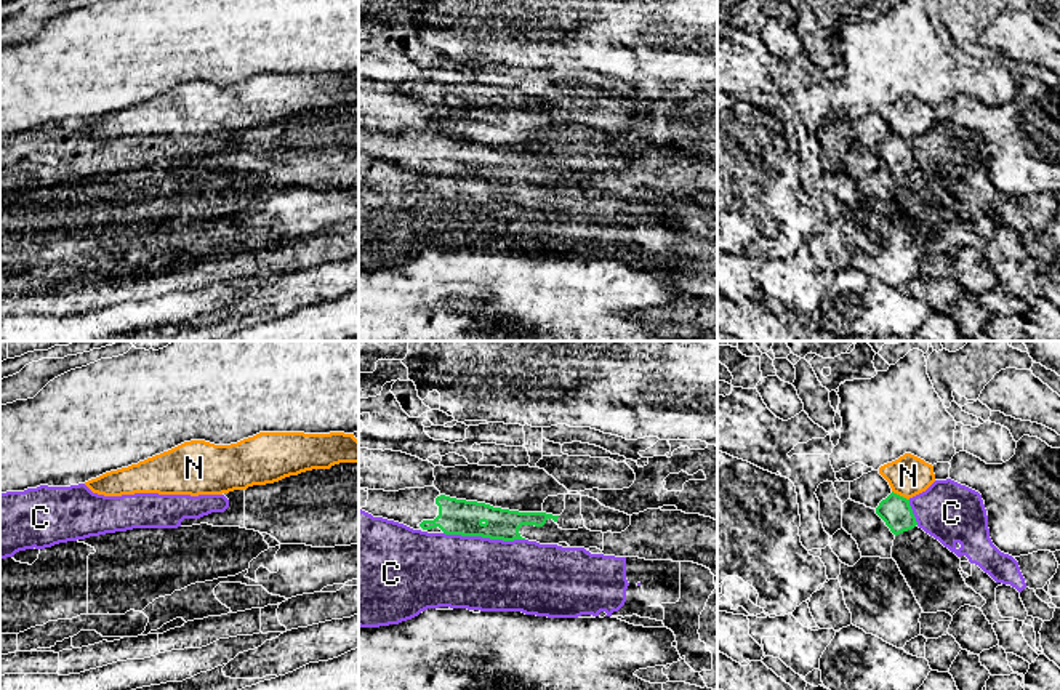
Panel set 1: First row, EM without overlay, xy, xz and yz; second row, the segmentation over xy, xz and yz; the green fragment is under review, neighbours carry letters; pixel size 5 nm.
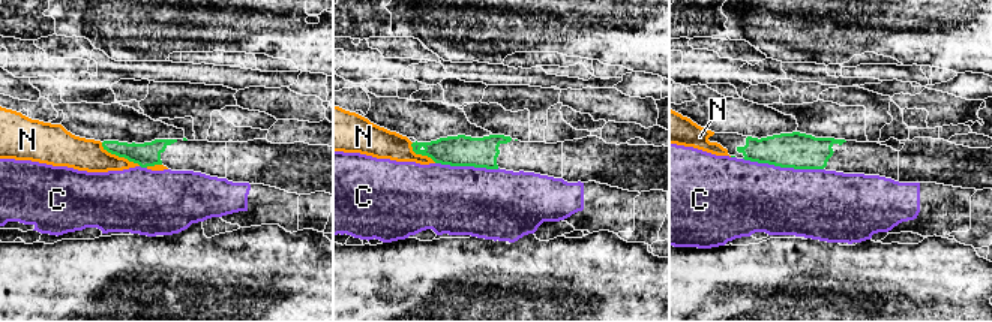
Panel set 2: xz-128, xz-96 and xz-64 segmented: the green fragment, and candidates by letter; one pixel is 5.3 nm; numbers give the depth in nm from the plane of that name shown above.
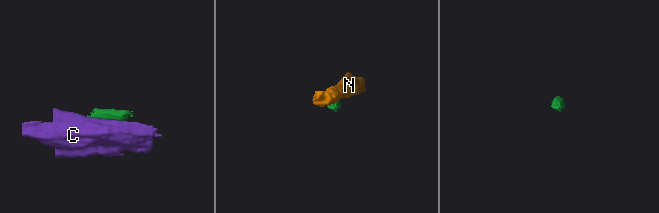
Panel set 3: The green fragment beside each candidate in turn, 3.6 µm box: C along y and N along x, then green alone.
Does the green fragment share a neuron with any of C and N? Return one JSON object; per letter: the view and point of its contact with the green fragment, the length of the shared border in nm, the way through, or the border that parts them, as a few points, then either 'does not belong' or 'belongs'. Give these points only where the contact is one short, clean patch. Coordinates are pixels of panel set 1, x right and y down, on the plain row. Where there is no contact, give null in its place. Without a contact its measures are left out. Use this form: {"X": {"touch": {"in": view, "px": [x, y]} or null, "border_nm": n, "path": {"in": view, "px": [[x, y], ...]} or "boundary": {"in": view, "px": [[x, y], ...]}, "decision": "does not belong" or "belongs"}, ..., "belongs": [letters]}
{"C": {"touch": {"in": "xz", "px": [484, 178]}, "border_nm": 400, "decision": "belongs"}, "N": {"touch": {"in": "yz", "px": [899, 136]}, "border_nm": 100, "boundary": {"in": "yz", "px": [[892, 132], [908, 141]]}, "decision": "does not belong"}, "belongs": ["C"]}

